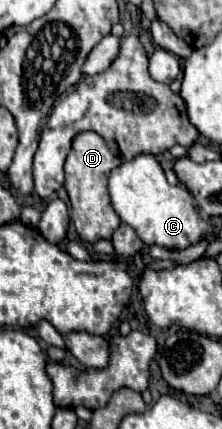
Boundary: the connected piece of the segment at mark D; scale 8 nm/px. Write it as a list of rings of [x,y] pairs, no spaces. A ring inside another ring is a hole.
[[[81,131],[71,141],[71,151],[65,161],[65,189],[71,201],[71,219],[83,241],[97,243],[99,239],[111,239],[119,227],[119,217],[111,207],[107,191],[107,179],[115,167],[121,165],[121,153],[115,141],[105,141],[95,131]]]

